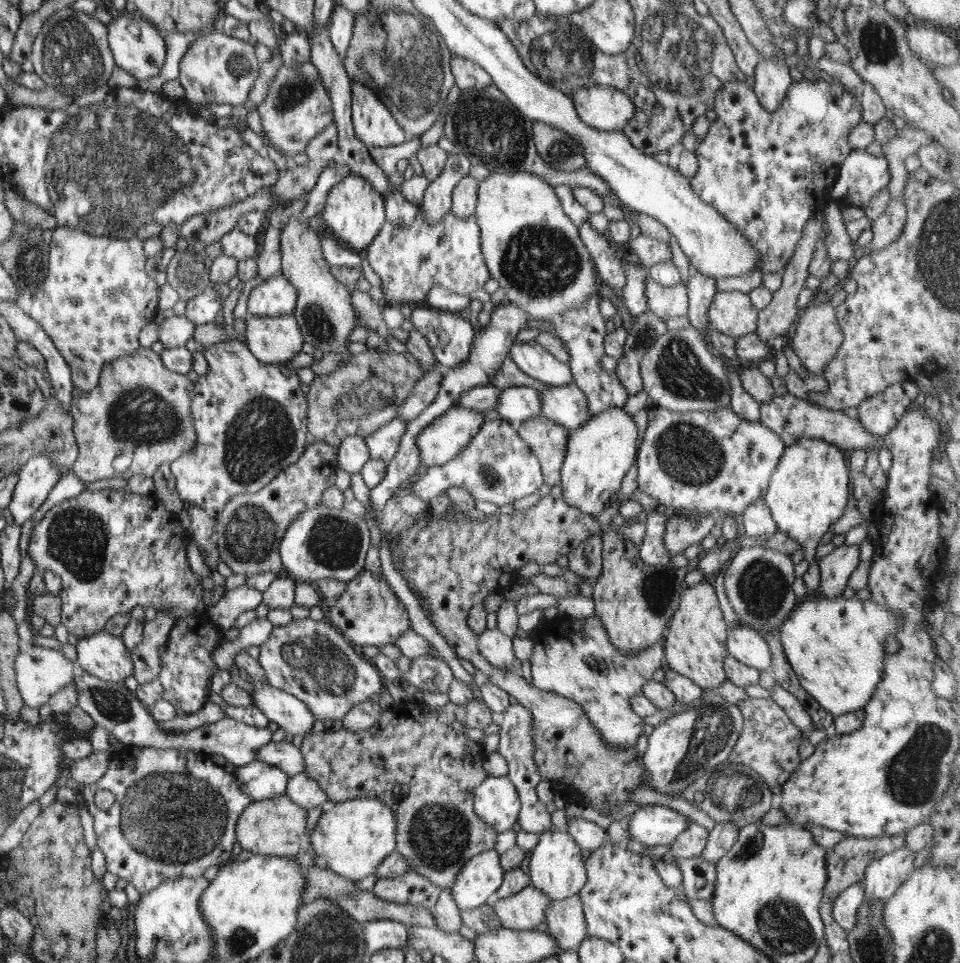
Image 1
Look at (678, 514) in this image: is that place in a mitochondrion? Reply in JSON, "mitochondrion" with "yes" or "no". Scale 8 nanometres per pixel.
{"mitochondrion":"no"}

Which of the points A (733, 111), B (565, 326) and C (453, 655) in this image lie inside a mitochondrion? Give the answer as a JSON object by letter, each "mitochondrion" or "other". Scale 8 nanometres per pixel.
{"A":"other","B":"mitochondrion","C":"other"}

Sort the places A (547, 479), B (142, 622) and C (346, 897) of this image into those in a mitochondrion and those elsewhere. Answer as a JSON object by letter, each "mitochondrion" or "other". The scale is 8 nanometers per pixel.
{"A":"other","B":"other","C":"mitochondrion"}

